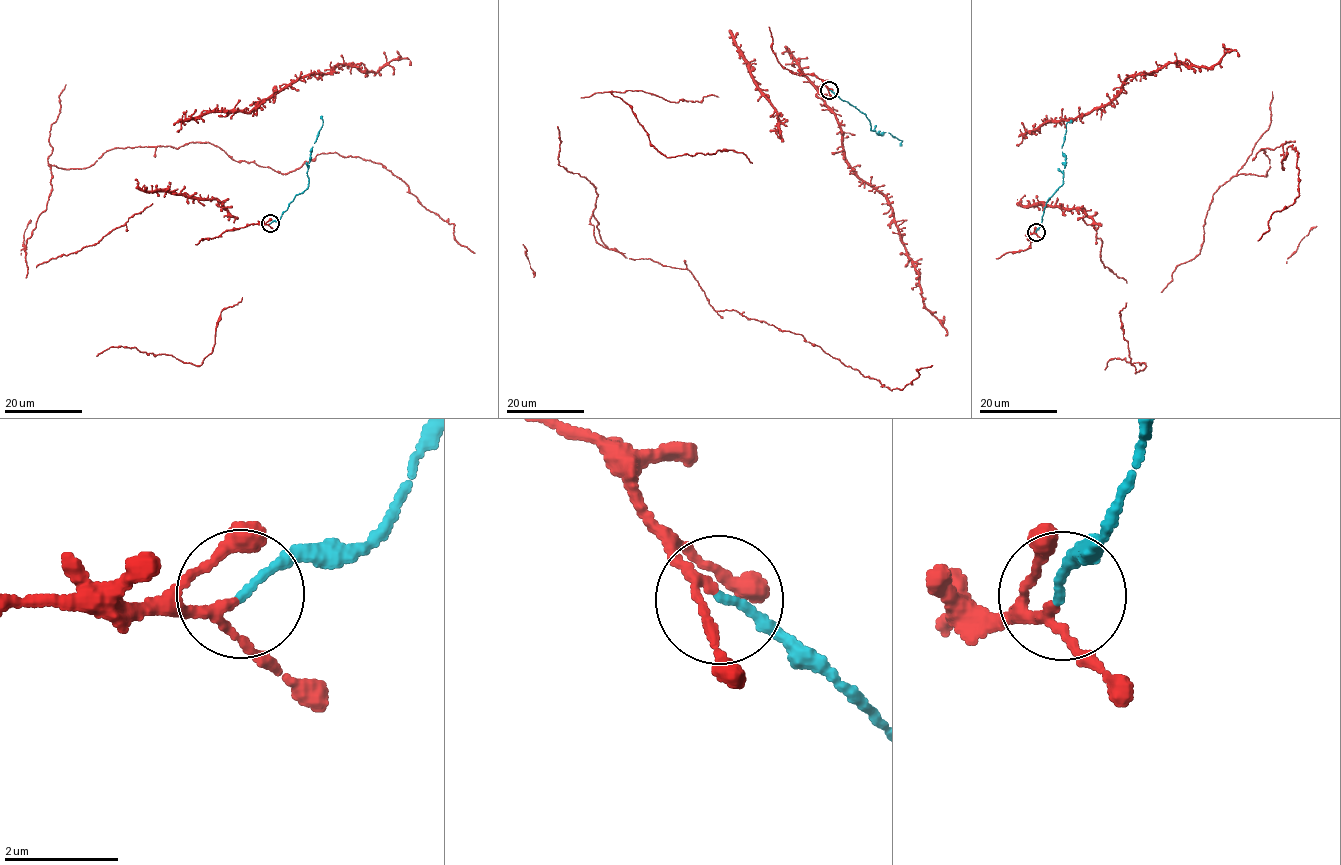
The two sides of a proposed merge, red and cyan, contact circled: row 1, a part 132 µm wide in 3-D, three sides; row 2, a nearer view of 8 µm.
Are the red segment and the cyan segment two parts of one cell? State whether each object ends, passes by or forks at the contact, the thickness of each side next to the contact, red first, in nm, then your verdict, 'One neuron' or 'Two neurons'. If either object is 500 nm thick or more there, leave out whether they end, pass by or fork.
At the ring red passes by. At the ring cyan ends. Thickness 130 nm (red) against 140 nm. One neuron

